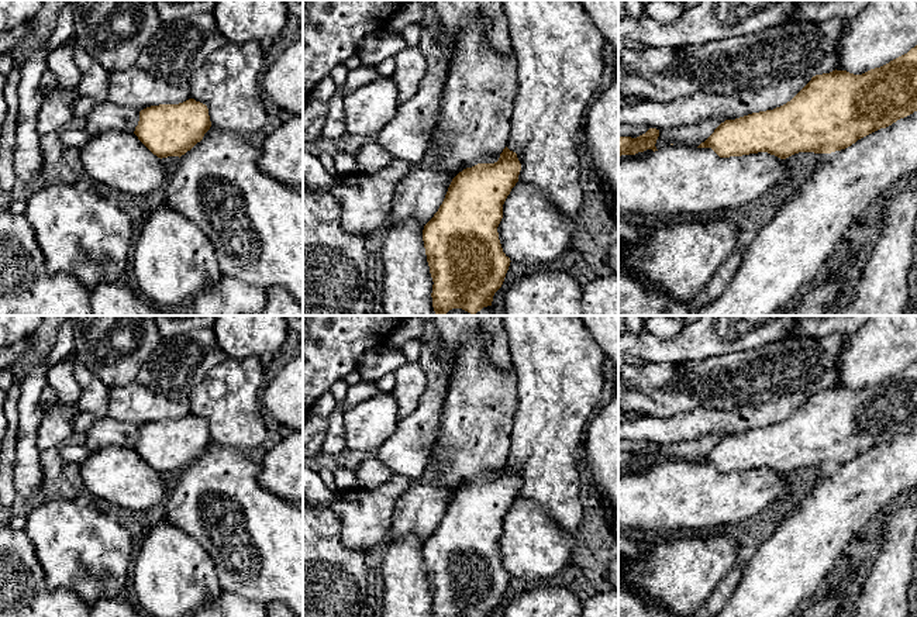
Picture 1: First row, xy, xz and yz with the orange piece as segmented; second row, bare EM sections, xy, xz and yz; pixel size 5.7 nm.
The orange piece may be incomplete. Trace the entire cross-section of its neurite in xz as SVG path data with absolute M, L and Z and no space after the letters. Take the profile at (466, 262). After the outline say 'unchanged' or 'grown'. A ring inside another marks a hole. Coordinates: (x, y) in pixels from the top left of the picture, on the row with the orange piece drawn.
M507 147L494 163L478 163L459 172L451 182L442 204L424 225L423 241L432 278L432 307L435 316L452 308L476 314L492 306L510 266L503 252L497 227L503 218L503 204L518 182L521 163Z; unchanged

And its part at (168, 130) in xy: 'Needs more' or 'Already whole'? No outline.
Already whole

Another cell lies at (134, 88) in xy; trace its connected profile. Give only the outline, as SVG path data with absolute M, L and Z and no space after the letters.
M137 66L110 73L107 100L137 111L151 106L179 104L189 99L192 99L189 85L169 85Z

